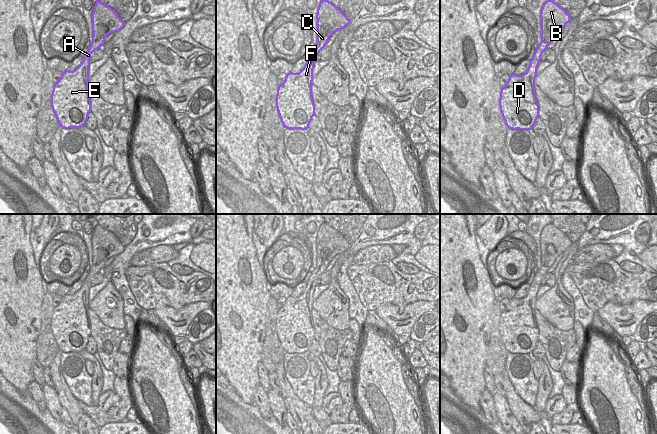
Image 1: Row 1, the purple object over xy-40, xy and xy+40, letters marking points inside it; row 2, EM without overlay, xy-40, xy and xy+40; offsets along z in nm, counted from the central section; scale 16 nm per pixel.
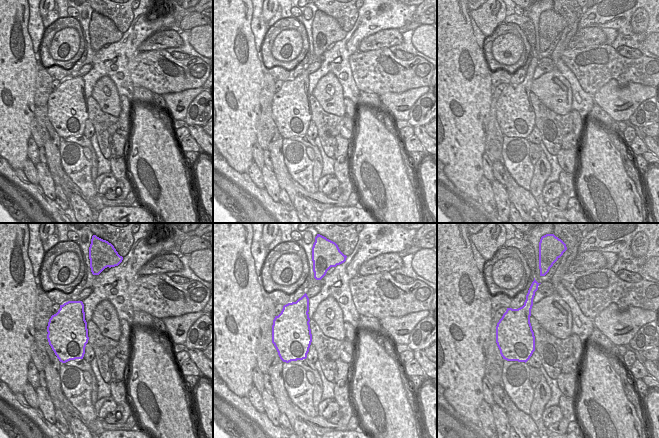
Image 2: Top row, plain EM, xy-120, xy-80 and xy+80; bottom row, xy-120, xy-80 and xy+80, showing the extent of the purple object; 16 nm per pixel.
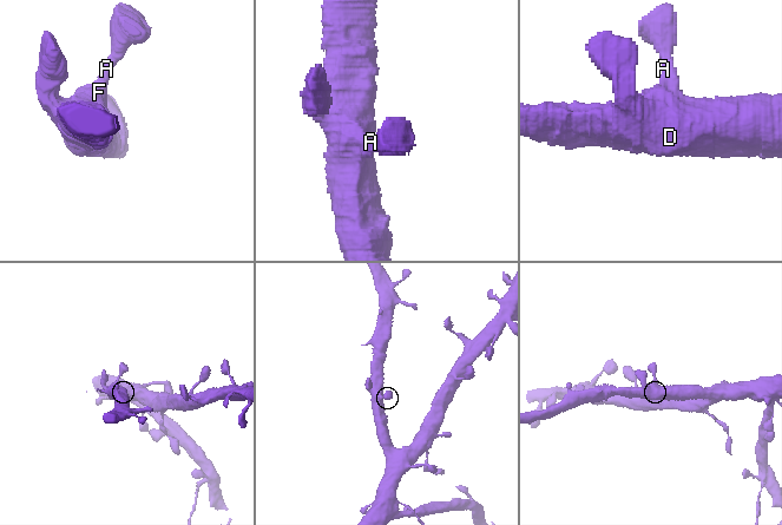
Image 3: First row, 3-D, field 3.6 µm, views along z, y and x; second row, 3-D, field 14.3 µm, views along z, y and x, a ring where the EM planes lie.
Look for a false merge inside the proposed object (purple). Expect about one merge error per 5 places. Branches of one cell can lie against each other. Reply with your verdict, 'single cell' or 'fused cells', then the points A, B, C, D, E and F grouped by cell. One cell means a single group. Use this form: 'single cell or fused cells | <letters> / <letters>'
single cell | A B C D E F

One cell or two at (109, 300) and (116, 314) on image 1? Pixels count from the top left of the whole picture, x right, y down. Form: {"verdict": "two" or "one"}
{"verdict": "one"}

